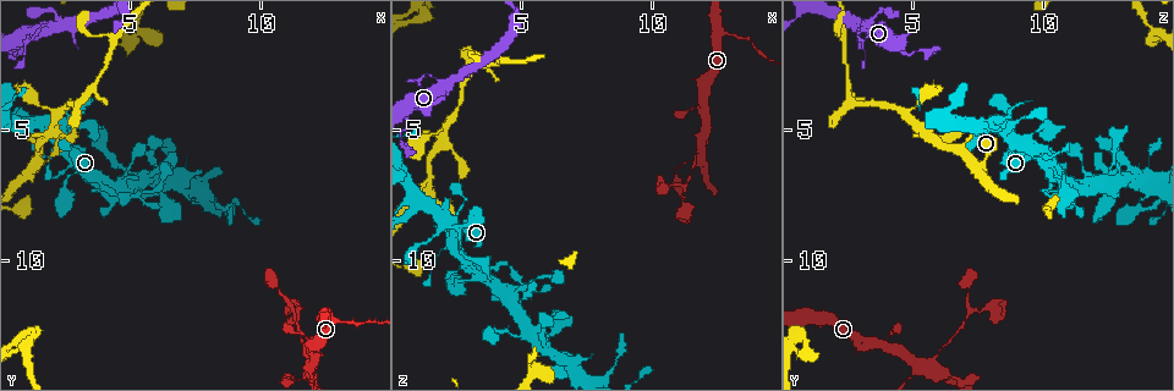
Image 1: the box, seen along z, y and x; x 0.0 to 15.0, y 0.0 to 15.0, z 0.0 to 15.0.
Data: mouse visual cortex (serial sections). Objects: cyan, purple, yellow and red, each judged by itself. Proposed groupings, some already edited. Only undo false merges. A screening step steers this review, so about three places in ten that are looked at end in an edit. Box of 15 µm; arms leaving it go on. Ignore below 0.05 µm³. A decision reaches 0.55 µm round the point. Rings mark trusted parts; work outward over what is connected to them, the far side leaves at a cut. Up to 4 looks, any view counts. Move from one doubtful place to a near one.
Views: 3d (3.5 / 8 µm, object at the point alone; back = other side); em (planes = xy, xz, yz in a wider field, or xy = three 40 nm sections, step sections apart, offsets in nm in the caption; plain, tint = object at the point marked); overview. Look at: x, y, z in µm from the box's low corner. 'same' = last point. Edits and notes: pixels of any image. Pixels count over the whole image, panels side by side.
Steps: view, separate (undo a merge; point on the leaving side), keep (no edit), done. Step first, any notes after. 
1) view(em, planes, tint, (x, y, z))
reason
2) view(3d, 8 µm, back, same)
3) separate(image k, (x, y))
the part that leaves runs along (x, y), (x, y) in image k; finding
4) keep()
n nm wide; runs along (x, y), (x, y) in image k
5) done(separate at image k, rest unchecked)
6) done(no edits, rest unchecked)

view(3d, 8 µm, (5.0, 6.8, 12.9))
sharp bend

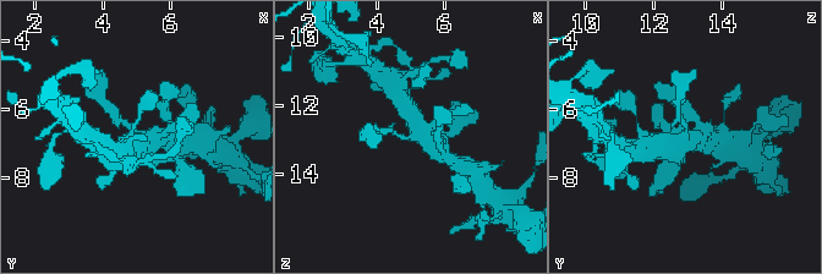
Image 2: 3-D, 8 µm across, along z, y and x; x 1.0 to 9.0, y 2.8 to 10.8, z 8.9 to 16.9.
view(em, xy, step 3, tint, (5.1, 6.8, 12.9))
need the tissue

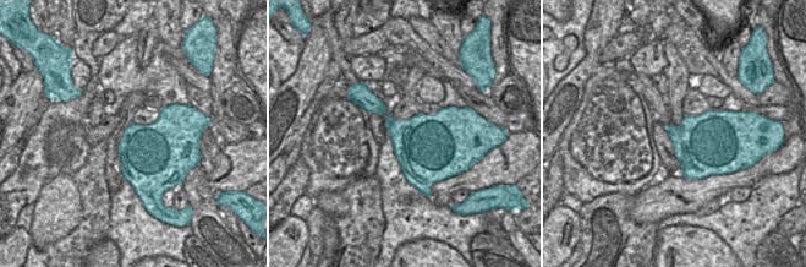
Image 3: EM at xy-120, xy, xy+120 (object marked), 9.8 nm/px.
keep()
650 nm wide; runs along (403, 100), (420, 131), (448, 155) in image 2; one cell here

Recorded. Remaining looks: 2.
view(3d, 3.5 µm, (2.2, 1.0, 3.2))

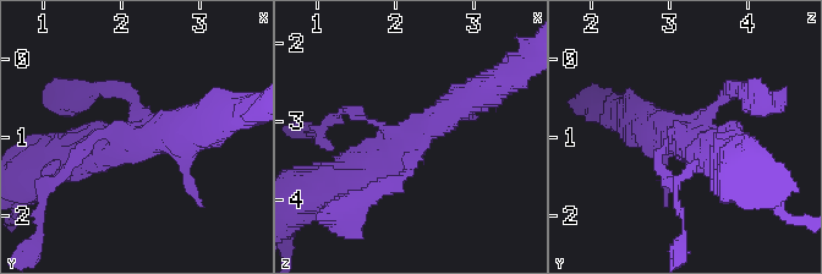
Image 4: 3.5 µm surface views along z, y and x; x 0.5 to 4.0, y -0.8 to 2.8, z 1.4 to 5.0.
view(em, xy, step 2, tint, (2.05, 1.10, 3.25))
4 arms; arms of 150, 150, 450, 450 nm; shape alone is not enough

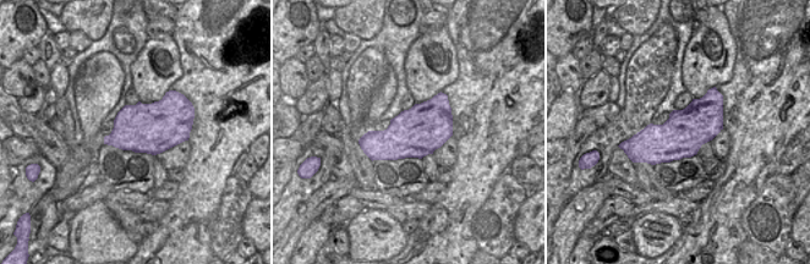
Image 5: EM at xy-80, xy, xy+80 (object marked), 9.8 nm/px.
separate(image 4, (327, 143))
the part that leaves runs along (356, 113), (341, 110), (312, 135) in image 4; a second cell is stuck on

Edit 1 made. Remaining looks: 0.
done(separate at image 4, rest unchecked)

